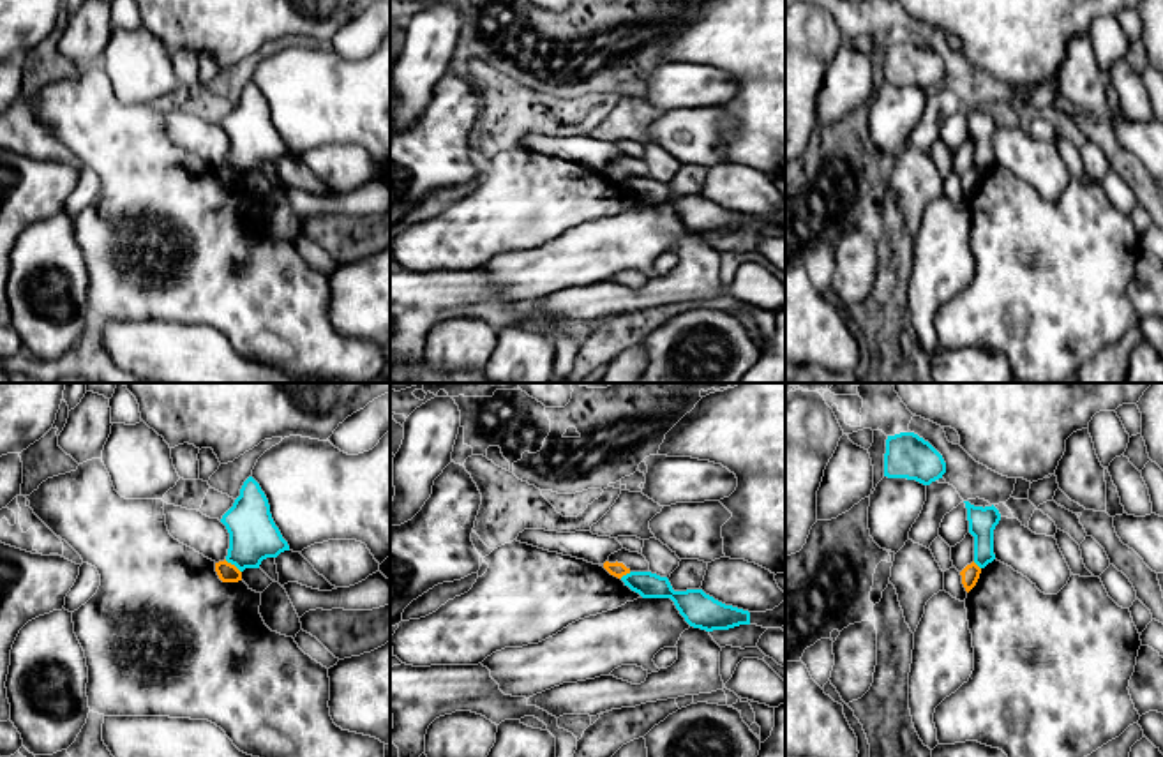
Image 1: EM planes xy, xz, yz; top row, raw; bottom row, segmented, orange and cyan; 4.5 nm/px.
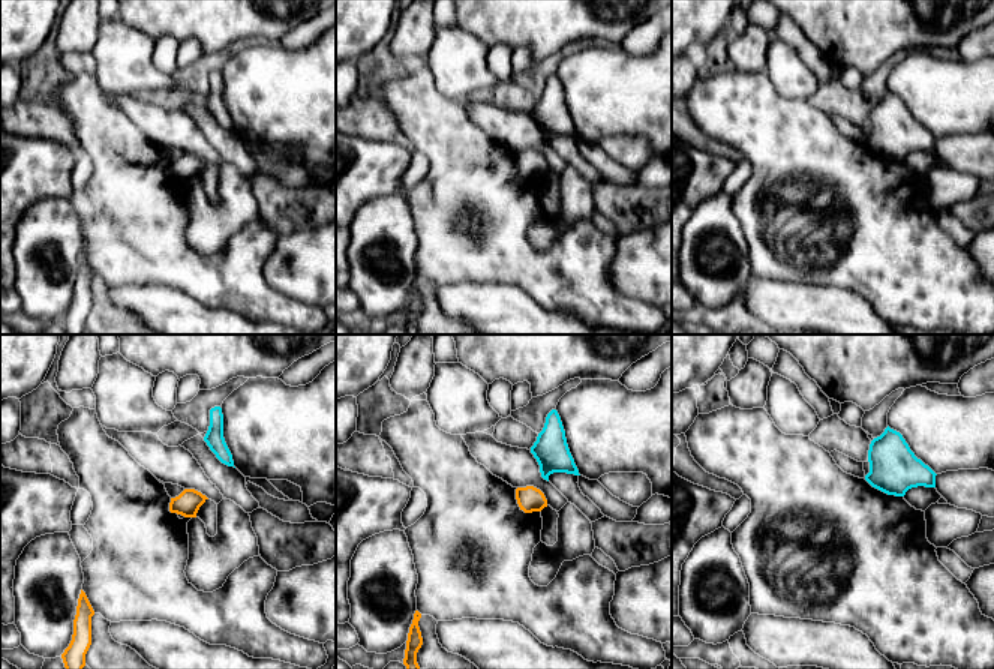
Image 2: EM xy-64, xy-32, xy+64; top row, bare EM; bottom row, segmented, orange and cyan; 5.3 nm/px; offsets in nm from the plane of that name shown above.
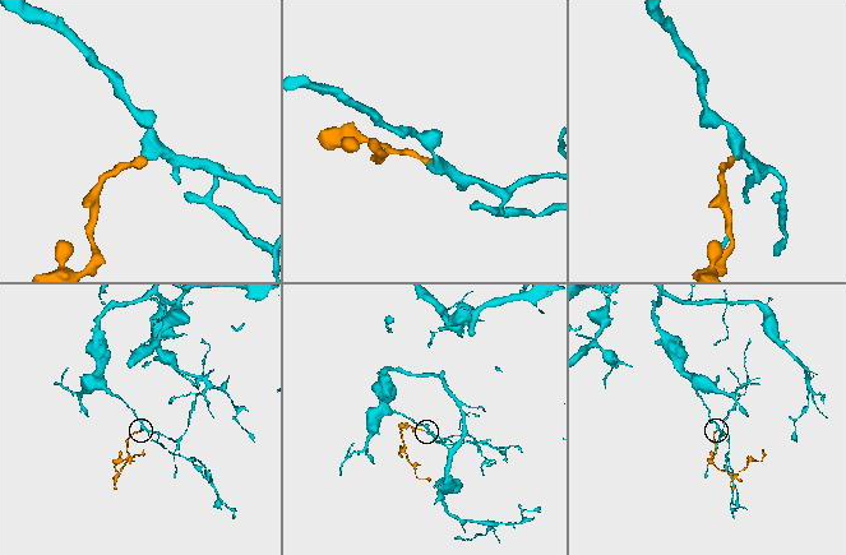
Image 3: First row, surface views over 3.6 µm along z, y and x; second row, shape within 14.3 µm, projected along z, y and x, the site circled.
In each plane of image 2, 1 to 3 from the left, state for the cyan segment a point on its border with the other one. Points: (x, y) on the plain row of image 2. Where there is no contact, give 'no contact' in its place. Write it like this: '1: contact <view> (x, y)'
1: no contact
2: no contact
3: no contact

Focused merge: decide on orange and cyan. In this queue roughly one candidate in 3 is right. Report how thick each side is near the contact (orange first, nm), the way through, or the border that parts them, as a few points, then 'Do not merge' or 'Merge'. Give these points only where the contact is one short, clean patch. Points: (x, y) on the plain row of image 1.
Thickness 90 nm (orange) against 220 nm. Boundary: xy (225, 164), (240, 177). Do not merge

